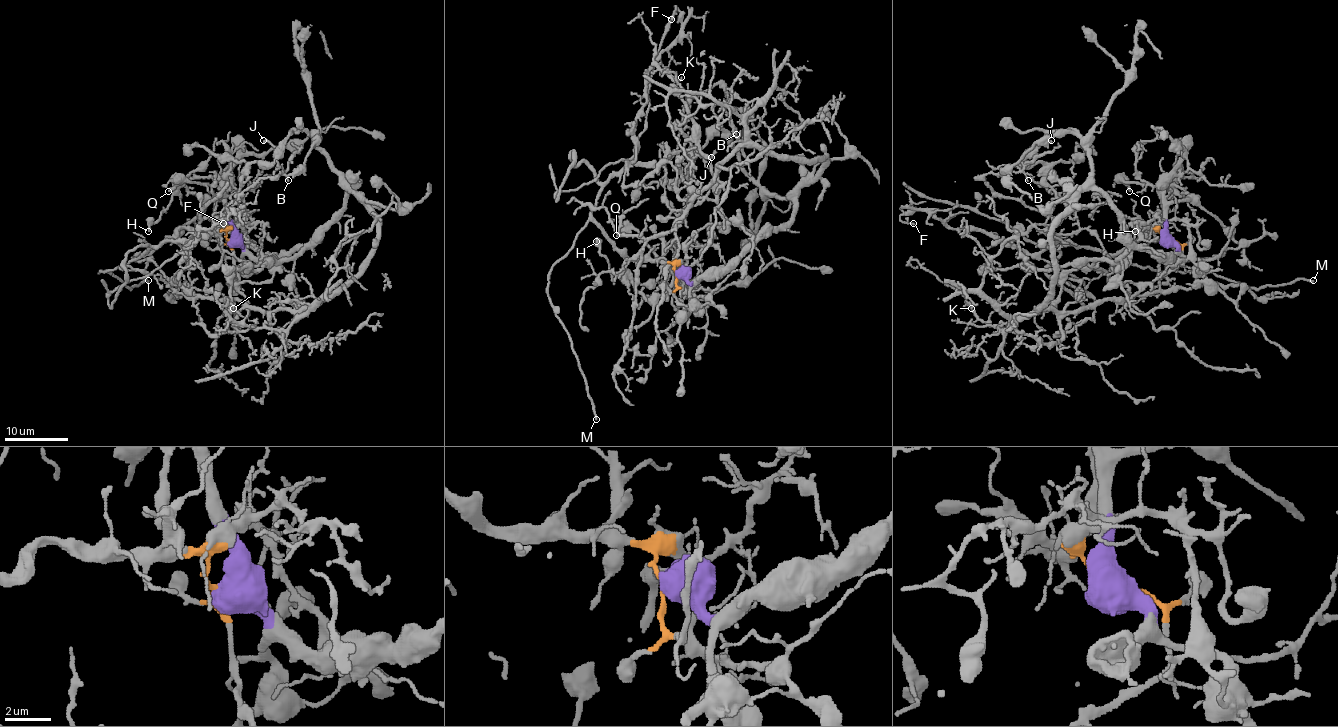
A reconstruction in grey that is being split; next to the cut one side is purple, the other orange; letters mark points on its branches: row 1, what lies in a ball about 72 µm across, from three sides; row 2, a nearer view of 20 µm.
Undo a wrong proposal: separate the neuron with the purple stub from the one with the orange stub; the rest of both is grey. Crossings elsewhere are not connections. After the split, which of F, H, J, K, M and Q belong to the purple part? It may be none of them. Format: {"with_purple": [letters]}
{"with_purple": ["H", "J", "K", "Q"]}

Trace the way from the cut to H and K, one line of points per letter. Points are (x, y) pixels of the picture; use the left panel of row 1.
H: (229, 239), (233, 220), (226, 204), (204, 199), (183, 185), (161, 217), (150, 223), (148, 231)
K: (229, 239), (287, 257), (349, 190), (377, 220), (370, 260), (285, 329), (242, 326), (233, 308)

